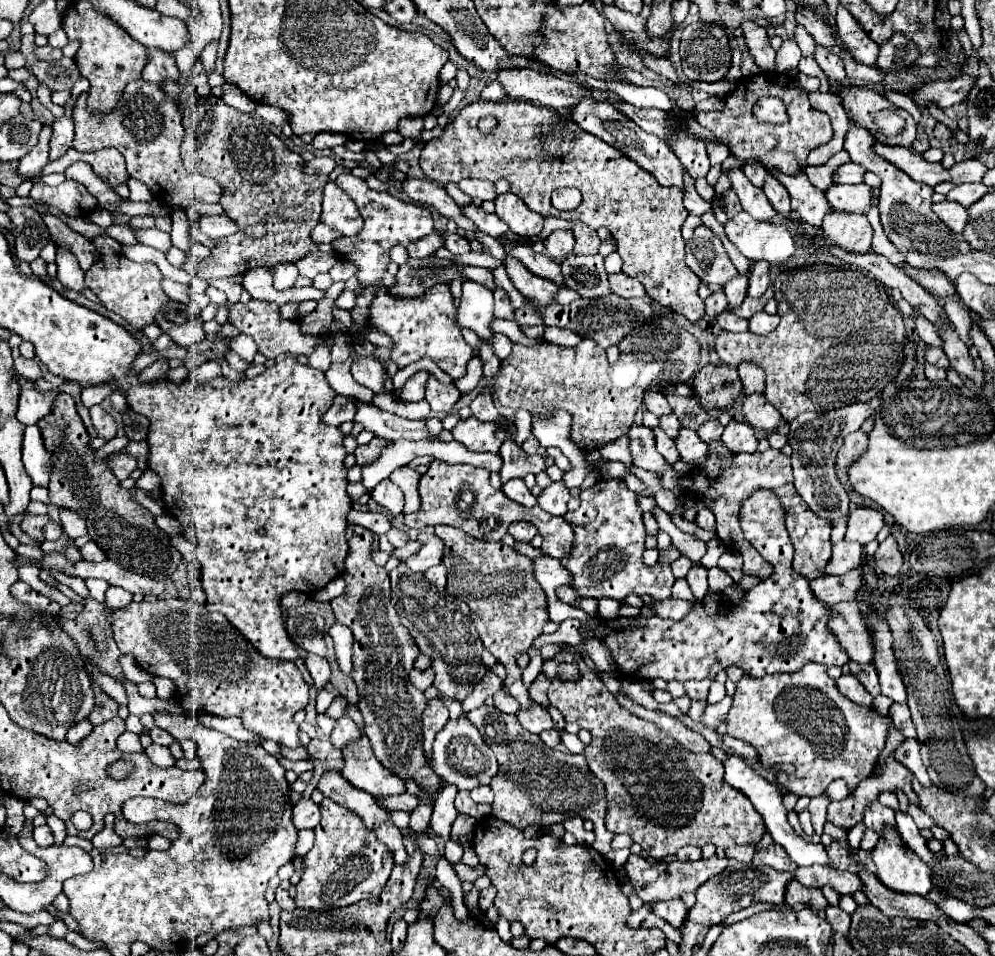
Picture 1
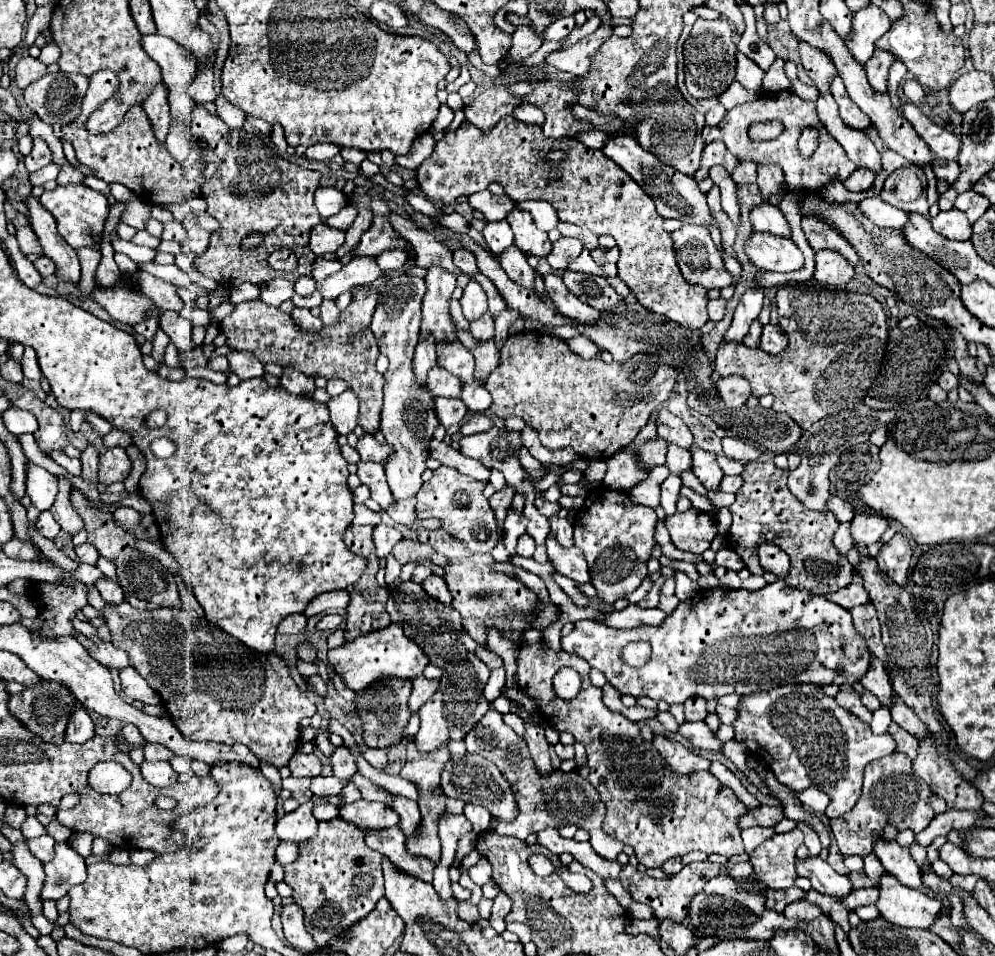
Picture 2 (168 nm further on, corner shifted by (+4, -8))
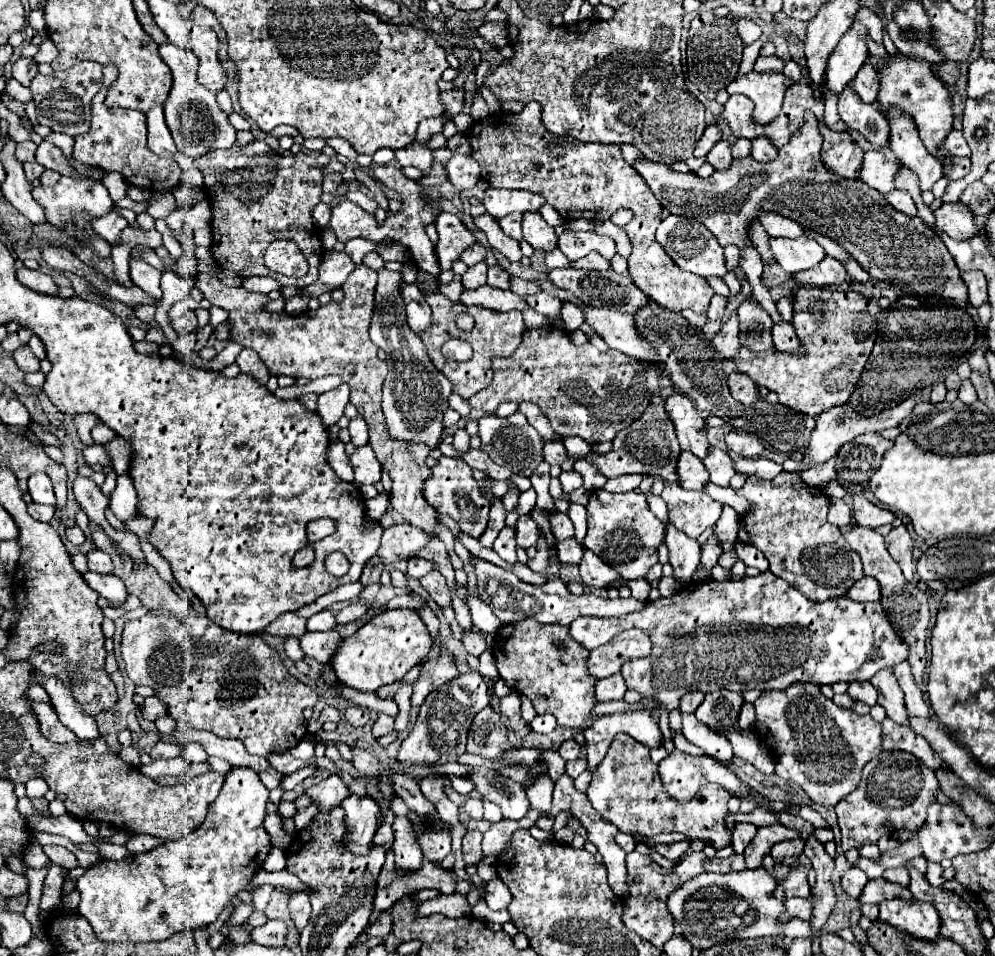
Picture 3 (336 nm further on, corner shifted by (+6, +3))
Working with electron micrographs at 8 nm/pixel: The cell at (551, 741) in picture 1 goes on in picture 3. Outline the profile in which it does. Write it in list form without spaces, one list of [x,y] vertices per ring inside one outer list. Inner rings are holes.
[[[566,740],[566,742],[562,742],[562,746],[560,746],[558,752],[560,752],[560,756],[562,756],[566,762],[572,762],[572,760],[578,758],[580,746],[578,746],[574,740]]]

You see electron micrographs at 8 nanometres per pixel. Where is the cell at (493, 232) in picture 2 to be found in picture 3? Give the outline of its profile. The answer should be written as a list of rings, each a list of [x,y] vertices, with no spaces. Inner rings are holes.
[[[508,214],[508,216],[500,218],[498,222],[500,222],[502,230],[504,230],[510,238],[514,238],[514,240],[518,240],[518,242],[522,240],[522,216],[520,216],[520,214]]]

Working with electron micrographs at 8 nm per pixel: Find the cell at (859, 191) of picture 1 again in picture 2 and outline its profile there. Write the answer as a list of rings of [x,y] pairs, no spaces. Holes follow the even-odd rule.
[[[870,197],[858,203],[860,215],[870,219],[876,227],[890,227],[900,229],[908,221],[908,213],[884,203],[880,197]]]

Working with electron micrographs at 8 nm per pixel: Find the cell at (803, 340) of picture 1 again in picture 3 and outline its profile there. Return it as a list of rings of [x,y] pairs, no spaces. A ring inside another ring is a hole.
[[[794,288],[792,324],[804,344],[804,354],[798,358],[788,352],[754,352],[740,346],[734,360],[736,370],[748,374],[770,392],[776,392],[780,404],[810,416],[846,404],[872,352],[876,340],[876,314],[880,312],[874,298],[866,298],[858,292],[850,296],[852,298],[846,298],[844,292],[834,292],[832,302],[822,302],[810,296],[810,288]]]

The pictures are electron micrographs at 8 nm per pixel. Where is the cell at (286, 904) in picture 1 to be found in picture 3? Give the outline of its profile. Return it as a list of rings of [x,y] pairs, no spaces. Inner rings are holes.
[[[294,892],[294,894],[290,896],[288,908],[290,908],[290,914],[292,914],[292,920],[294,920],[296,928],[298,928],[298,930],[304,930],[304,926],[308,924],[310,912],[312,912],[310,898],[304,896],[304,892]]]

